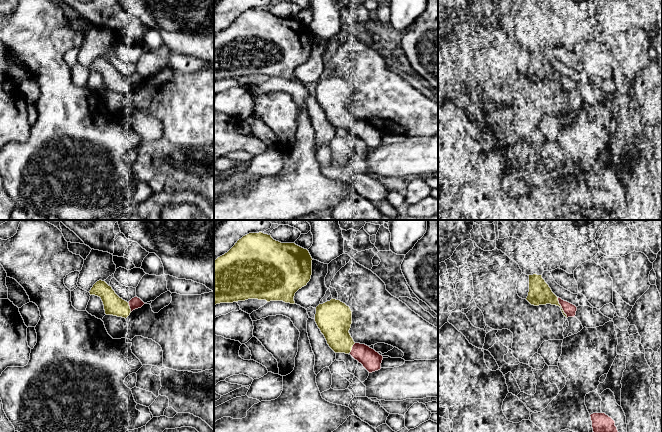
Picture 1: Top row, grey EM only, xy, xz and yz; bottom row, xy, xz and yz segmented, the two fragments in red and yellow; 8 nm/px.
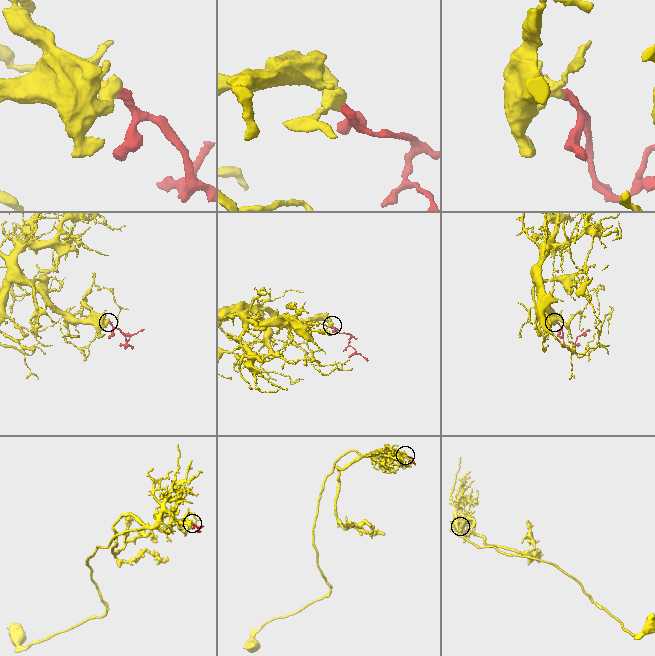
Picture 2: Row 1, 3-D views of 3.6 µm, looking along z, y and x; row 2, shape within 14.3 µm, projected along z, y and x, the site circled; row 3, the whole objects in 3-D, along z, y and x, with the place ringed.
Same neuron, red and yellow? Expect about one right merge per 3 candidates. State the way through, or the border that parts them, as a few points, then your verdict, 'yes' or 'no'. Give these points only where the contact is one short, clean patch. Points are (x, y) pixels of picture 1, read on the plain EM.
yes

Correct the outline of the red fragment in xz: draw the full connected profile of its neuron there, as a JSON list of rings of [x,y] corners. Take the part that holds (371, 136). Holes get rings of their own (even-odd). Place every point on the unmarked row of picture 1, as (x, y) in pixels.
[[[332,74],[319,80],[315,98],[335,129],[350,130],[369,149],[381,145],[383,132],[365,120],[355,119],[351,113],[352,87],[345,79]]]

